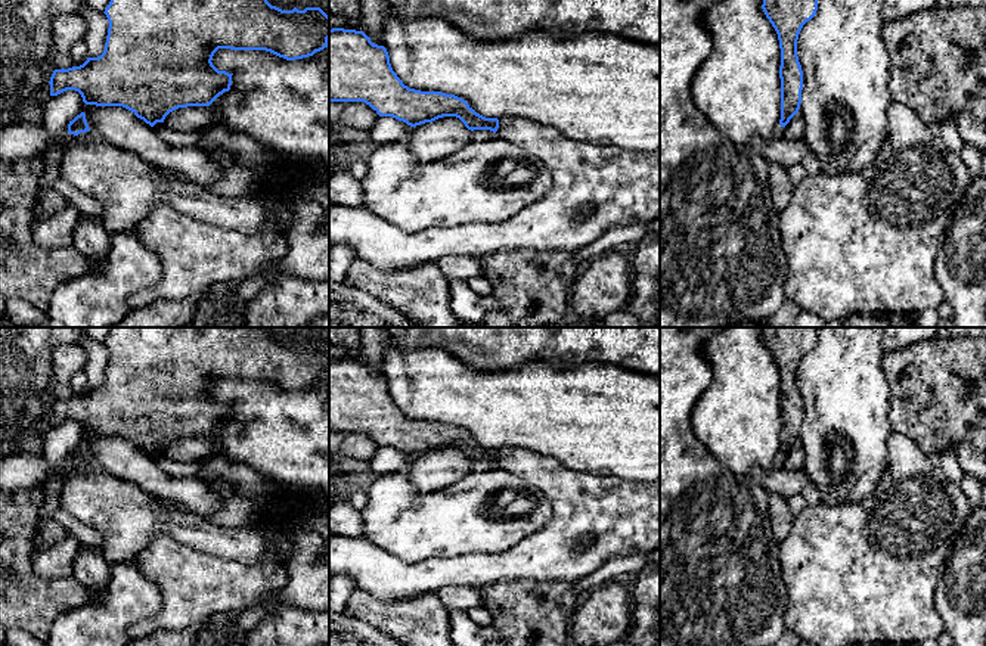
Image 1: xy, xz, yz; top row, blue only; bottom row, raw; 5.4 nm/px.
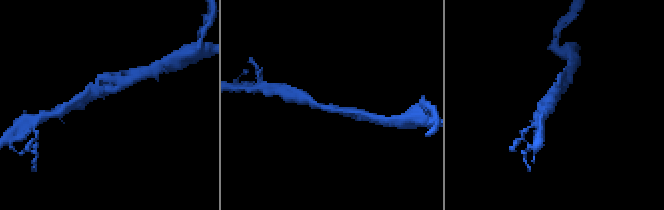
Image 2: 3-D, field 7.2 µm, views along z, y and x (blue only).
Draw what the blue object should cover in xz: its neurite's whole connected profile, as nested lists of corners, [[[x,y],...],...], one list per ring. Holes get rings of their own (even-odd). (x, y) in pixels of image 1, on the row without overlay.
[[[332,358],[329,360],[329,432],[365,432],[379,447],[393,447],[416,457],[443,447],[456,447],[471,462],[499,459],[497,448],[477,444],[466,431],[441,422],[421,422],[409,419],[393,401],[388,382],[384,376],[373,375],[363,361]]]

